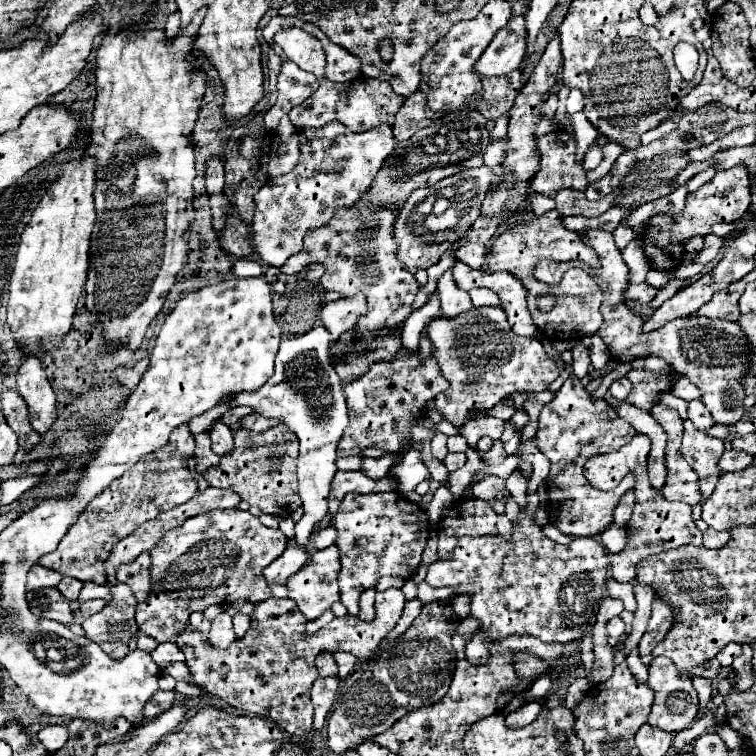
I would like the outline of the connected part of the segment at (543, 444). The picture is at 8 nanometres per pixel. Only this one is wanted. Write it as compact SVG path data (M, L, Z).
M579 378L565 380L565 384L555 392L555 398L541 410L535 434L539 450L551 462L547 476L549 502L553 504L547 508L551 514L551 524L555 524L567 536L597 536L613 522L615 504L619 504L621 496L633 488L635 476L623 478L623 490L601 492L595 490L583 476L583 464L591 456L623 448L637 434L639 432L631 428L627 420L619 418L605 400L595 400Z

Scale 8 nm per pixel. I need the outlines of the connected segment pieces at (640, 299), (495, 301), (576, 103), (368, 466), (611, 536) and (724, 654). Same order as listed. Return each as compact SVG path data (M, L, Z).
M637 284L637 286L629 286L627 288L627 296L625 296L625 304L629 308L641 308L645 304L649 304L655 298L657 290L651 288L649 284Z
M477 288L477 290L471 290L469 292L471 300L475 302L475 306L501 306L501 300L497 294L493 294L491 290L487 288Z
M571 90L569 98L567 98L567 114L575 114L583 110L583 94L581 90Z
M389 452L383 458L367 458L363 456L361 460L361 472L365 476L371 476L373 480L379 480L383 476L387 476L387 472L397 464L397 460L393 456L401 456L403 452Z
M611 524L603 534L601 534L601 542L609 552L619 552L625 546L625 528Z
M727 644L727 646L717 654L717 660L721 662L723 668L729 668L739 654L741 654L741 646L739 646L739 644Z

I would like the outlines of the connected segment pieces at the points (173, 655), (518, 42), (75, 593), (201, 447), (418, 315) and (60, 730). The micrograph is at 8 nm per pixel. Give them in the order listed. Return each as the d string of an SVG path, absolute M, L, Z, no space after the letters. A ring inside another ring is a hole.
M163 642L163 644L159 644L153 652L151 652L151 656L153 656L153 660L157 662L157 666L161 670L164 670L167 664L171 664L171 662L175 662L175 660L185 660L185 656L179 652L179 648L173 644L173 642Z
M513 18L507 28L499 30L495 40L487 46L483 56L475 62L475 72L481 76L503 76L517 70L523 62L527 48L525 18Z
M65 576L61 582L59 582L59 592L63 594L63 598L65 600L69 600L69 602L75 602L77 598L79 598L79 592L81 592L81 588L83 588L83 582L81 580L75 580L75 578L69 578L69 576Z
M201 432L201 434L195 434L195 440L197 440L197 446L195 446L195 460L197 460L197 474L203 474L207 472L207 468L215 468L215 464L219 464L219 456L211 452L211 444L209 444L209 434L207 432Z
M435 292L433 298L429 300L429 304L421 306L419 310L415 310L415 312L405 320L401 336L403 336L403 346L405 346L409 352L417 352L419 340L421 340L421 334L423 334L427 322L433 320L435 316L439 316L439 310L441 310L441 306L439 306L439 298L437 298L437 292Z
M45 726L37 738L43 742L43 746L49 750L49 752L57 752L59 748L63 748L63 744L67 742L67 726Z

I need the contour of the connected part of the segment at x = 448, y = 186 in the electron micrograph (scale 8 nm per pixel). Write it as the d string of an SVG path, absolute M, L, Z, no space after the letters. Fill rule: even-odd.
M489 166L469 168L439 180L431 188L419 188L409 196L395 222L395 238L399 240L397 254L399 260L407 264L409 272L415 274L419 268L427 270L429 266L439 264L441 254L449 248L449 244L461 240L463 232L479 218L479 206L489 192L493 176L495 174Z

